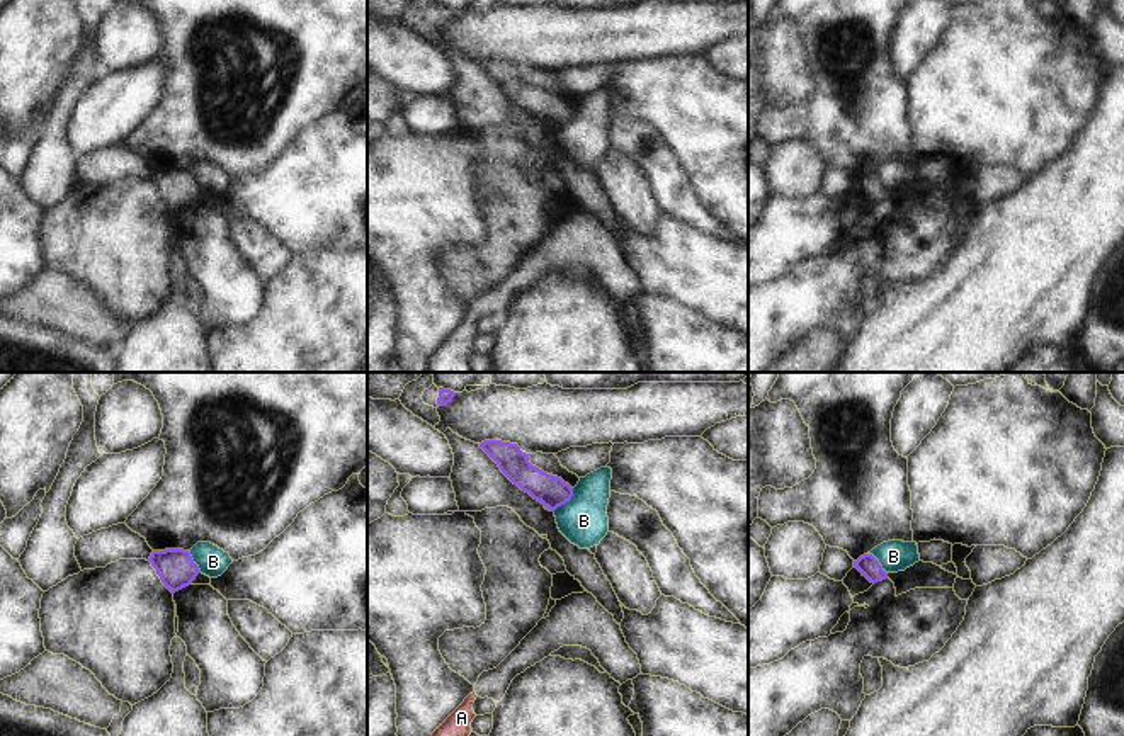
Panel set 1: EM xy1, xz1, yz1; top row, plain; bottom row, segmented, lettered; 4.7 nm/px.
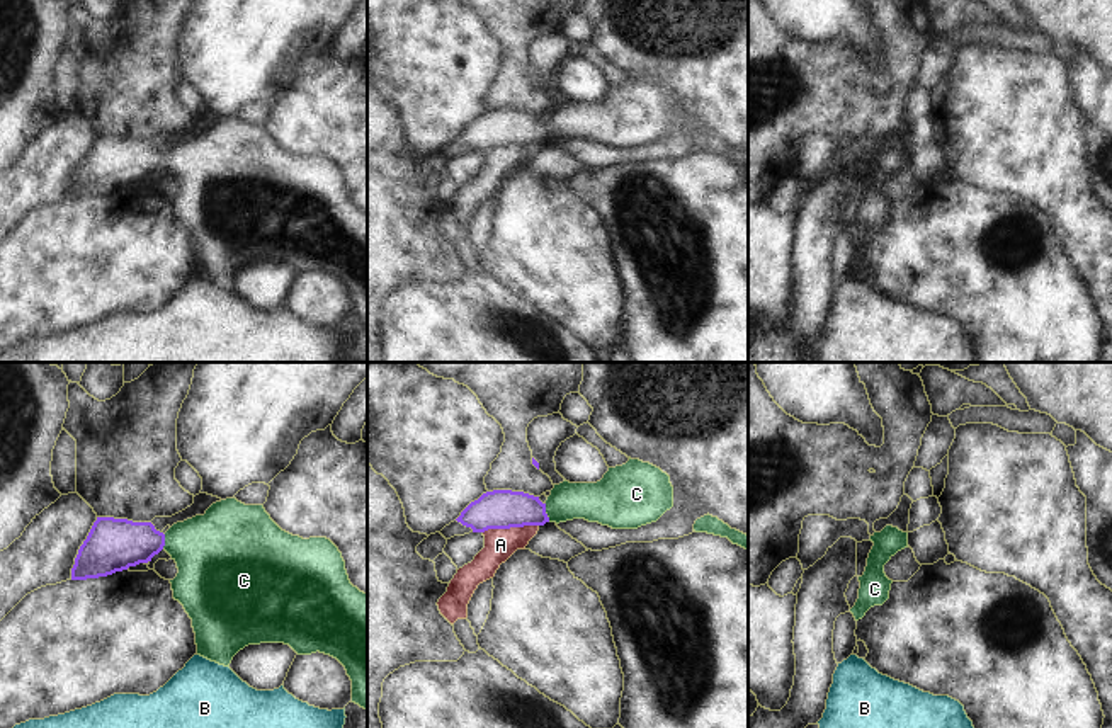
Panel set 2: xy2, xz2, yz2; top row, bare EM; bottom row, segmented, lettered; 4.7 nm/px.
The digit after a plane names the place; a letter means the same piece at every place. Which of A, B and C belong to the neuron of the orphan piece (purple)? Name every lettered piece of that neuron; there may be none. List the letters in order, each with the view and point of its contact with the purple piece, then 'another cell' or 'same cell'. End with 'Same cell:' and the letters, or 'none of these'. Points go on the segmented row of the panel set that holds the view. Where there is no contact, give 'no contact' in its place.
A: xz2 (510, 526) | another cell
B: xz1 (567, 500) | another cell
C: xz2 (544, 512) | same cell
Same cell: C

